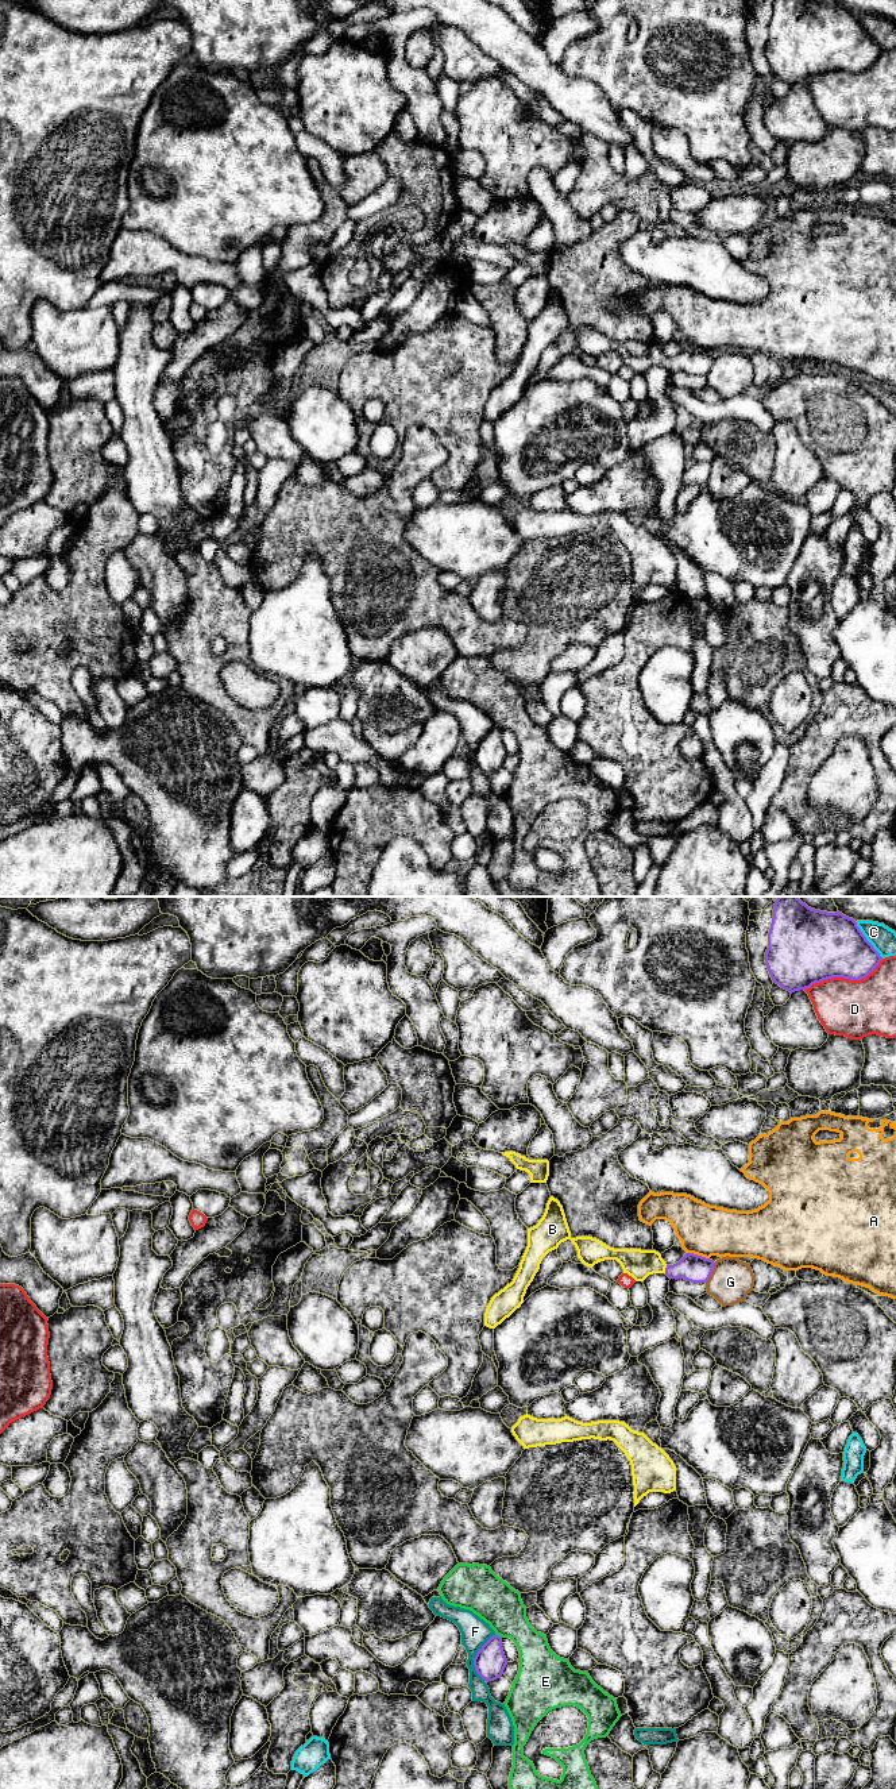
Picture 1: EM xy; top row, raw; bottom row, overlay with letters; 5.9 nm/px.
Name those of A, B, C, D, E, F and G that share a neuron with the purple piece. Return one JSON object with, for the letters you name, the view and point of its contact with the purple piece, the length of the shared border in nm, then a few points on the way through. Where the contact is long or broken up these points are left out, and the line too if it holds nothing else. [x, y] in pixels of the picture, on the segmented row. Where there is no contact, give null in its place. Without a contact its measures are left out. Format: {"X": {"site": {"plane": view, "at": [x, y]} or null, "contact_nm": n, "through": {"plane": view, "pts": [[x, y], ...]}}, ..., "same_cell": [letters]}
{"B": {"site": {"plane": "xy", "at": [665, 1269]}, "contact_nm": 50, "through": {"plane": "xy", "pts": [[694, 1268], [665, 1269], [656, 1264], [638, 1264]]}}, "same_cell": ["B"]}

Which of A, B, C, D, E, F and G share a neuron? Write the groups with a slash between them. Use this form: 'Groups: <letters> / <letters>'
Groups: A / B / C / D / E / F / G

